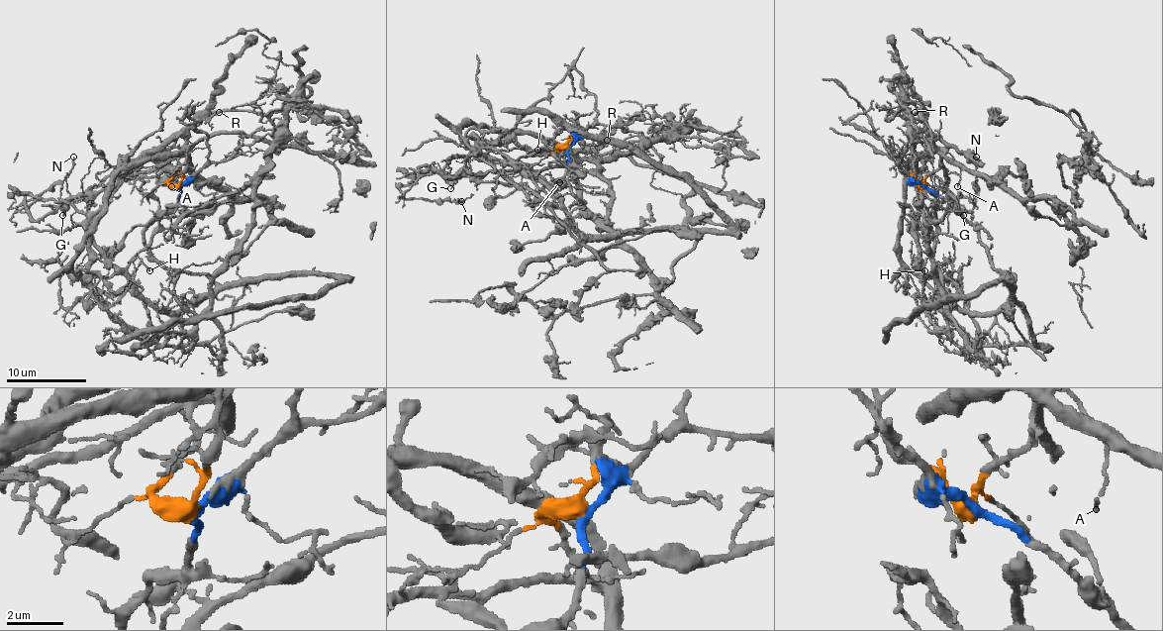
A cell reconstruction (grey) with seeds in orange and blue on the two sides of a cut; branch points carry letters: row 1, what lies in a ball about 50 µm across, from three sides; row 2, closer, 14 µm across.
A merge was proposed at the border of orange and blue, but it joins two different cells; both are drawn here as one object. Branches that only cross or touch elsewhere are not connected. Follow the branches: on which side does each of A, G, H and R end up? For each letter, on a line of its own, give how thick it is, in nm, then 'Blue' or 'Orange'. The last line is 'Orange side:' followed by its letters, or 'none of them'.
A: Thickness 90 nm. Orange
G: Thickness 240 nm. Orange
H: Thickness 130 nm. Blue
R: Thickness 150 nm. Orange
Orange side: A, G, R

